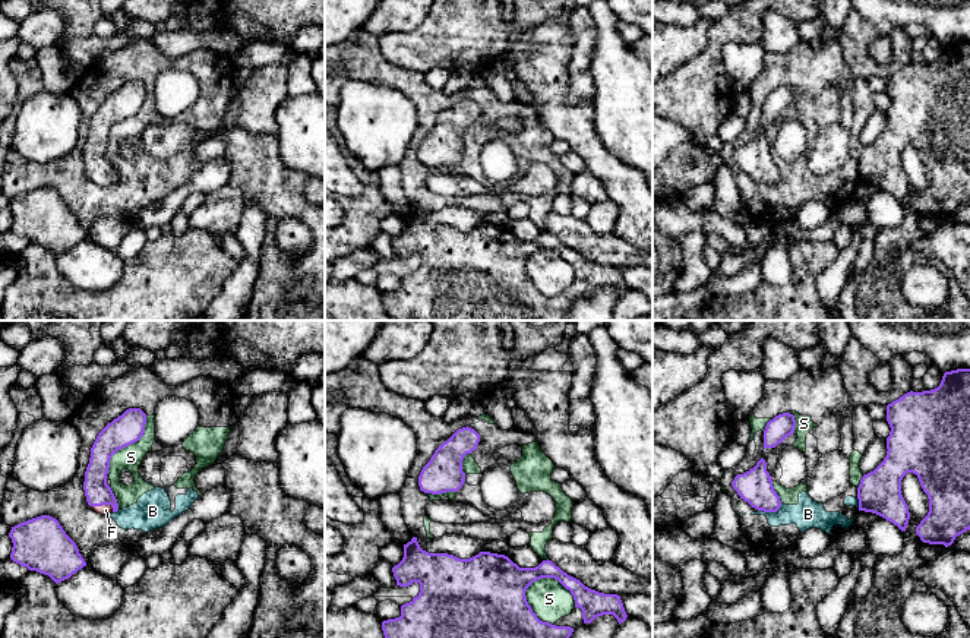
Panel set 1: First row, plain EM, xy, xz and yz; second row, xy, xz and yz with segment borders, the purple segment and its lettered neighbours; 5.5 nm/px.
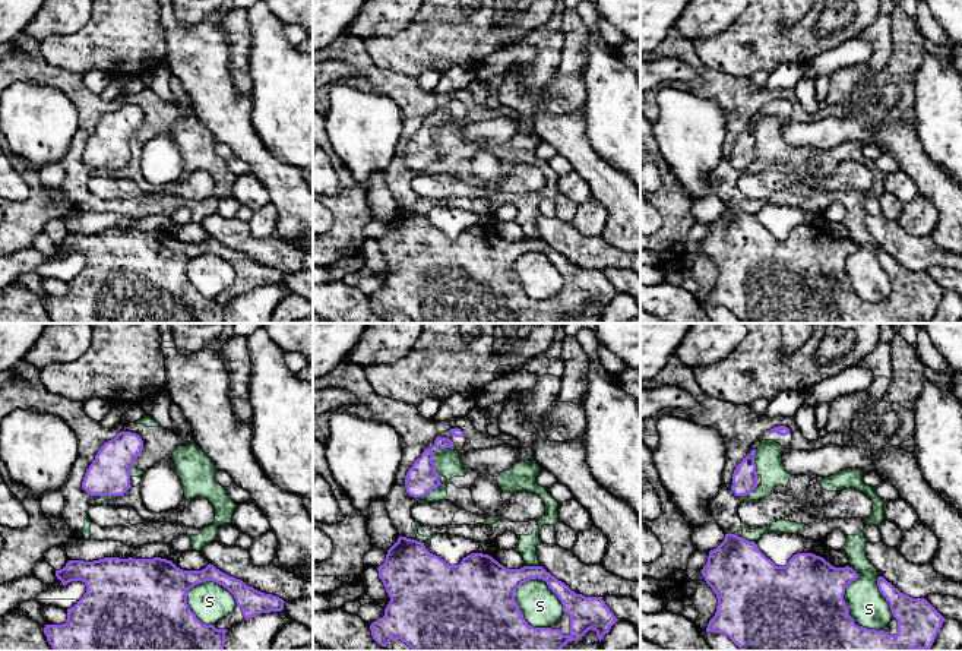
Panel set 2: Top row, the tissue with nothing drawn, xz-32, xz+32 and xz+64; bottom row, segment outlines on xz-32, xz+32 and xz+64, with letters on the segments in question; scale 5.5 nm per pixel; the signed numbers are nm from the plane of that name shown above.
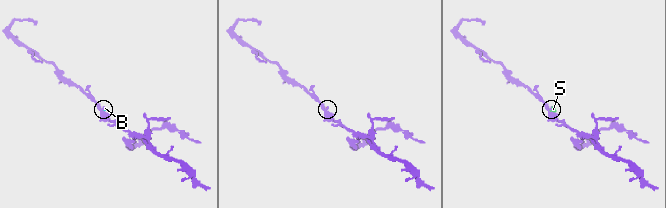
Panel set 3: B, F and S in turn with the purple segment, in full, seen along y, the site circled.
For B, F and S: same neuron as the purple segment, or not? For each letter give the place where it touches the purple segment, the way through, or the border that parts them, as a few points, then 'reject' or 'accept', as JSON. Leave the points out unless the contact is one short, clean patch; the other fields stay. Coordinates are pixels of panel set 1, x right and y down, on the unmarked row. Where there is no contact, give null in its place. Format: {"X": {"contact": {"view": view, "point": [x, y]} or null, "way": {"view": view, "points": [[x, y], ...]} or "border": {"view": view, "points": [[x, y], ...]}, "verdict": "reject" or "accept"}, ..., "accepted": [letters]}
{"B": {"contact": {"view": "yz", "point": [770, 183]}, "verdict": "reject"}, "F": {"contact": {"view": "xy", "point": [103, 176]}, "way": {"view": "xy", "points": [[97, 163], [103, 176], [106, 182]]}, "verdict": "accept"}, "S": {"contact": {"view": "xz", "point": [555, 250]}, "verdict": "reject"}, "accepted": ["F"]}

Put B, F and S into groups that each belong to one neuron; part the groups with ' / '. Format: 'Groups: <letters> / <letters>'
Groups: B S / F

